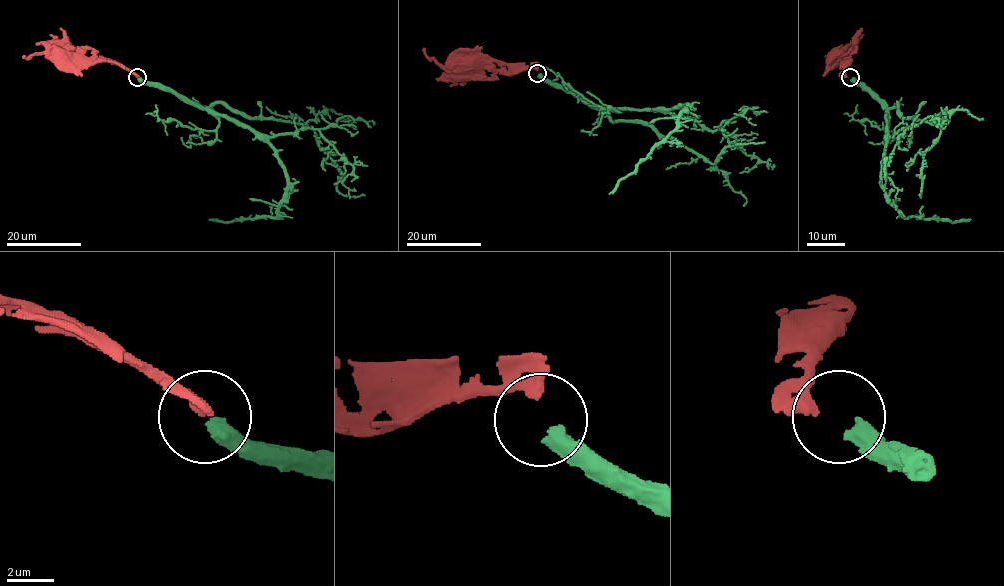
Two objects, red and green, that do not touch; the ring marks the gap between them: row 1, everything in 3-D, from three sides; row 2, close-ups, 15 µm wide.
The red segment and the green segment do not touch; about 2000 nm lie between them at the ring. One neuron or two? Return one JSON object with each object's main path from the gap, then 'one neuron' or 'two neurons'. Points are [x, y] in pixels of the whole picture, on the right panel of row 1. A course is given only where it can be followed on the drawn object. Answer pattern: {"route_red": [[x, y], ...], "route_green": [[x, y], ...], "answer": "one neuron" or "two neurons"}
{"route_red": [[847, 76], [845, 63], [849, 58], [841, 54]], "route_green": [[852, 78], [885, 108], [885, 149], [881, 169], [885, 198], [906, 217], [922, 216], [951, 222], [970, 219]], "answer": "two neurons"}

